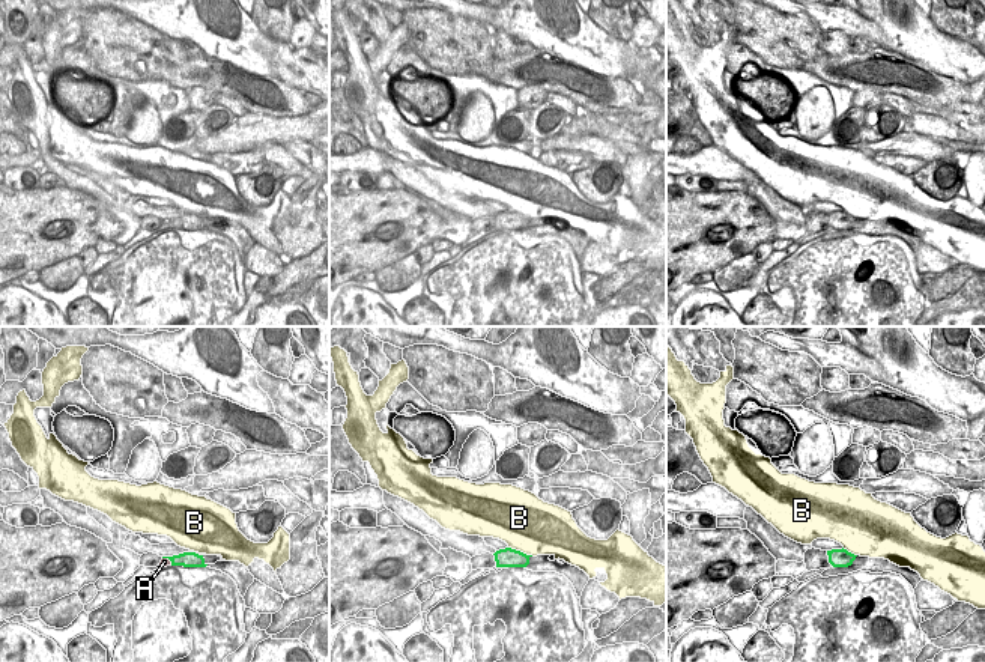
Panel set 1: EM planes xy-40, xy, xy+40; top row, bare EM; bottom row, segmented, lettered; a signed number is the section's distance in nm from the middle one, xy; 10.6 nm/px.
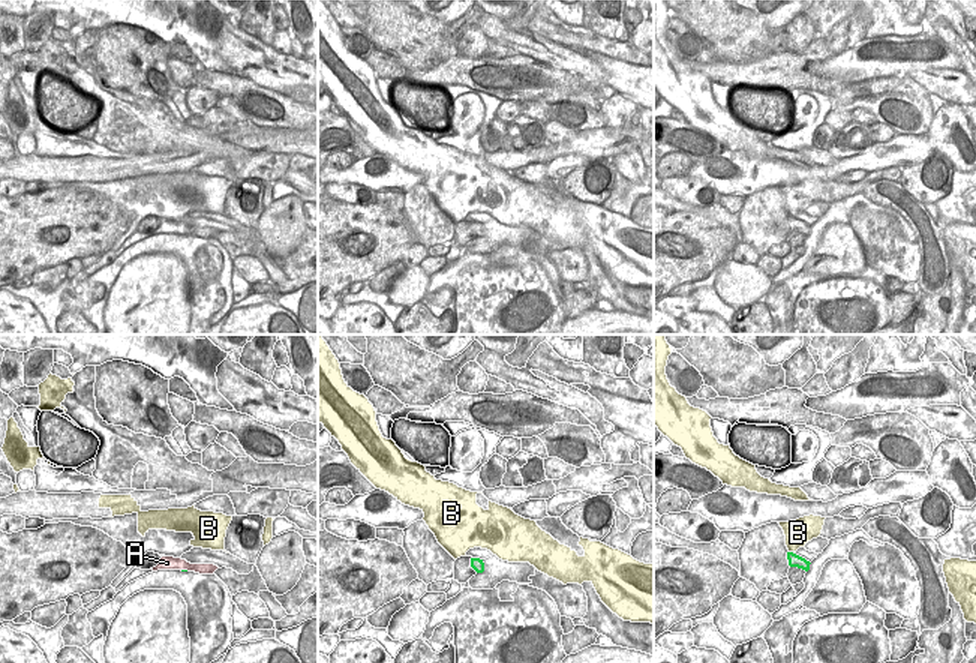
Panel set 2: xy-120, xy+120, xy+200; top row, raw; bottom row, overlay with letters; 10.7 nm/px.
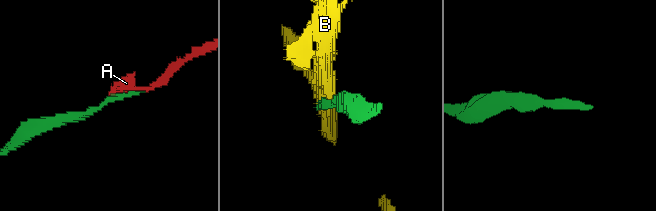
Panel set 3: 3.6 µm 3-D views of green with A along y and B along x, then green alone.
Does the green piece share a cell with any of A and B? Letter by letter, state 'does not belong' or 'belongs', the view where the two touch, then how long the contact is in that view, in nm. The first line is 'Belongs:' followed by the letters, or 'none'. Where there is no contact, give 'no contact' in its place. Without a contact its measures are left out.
Belongs: A
A: belongs; contact in xy-40; length 140 nm
B: does not belong; contact in xy; length 280 nm

